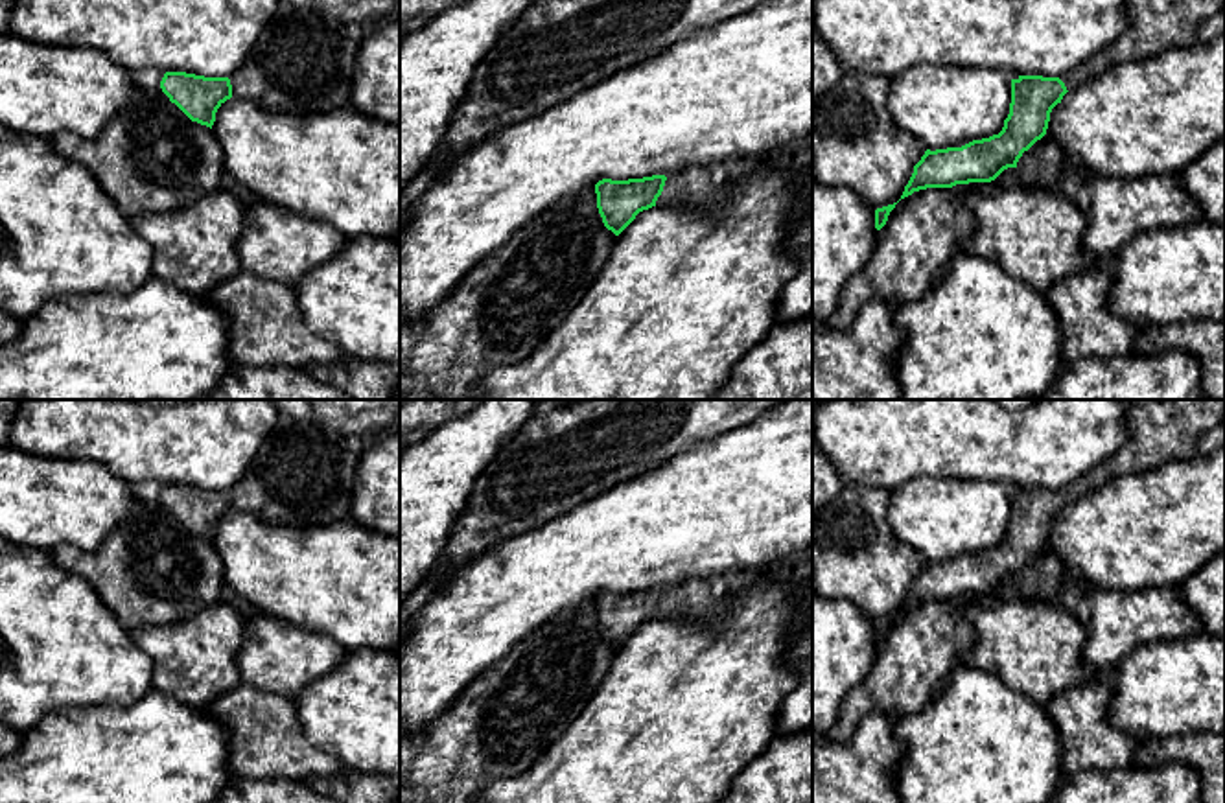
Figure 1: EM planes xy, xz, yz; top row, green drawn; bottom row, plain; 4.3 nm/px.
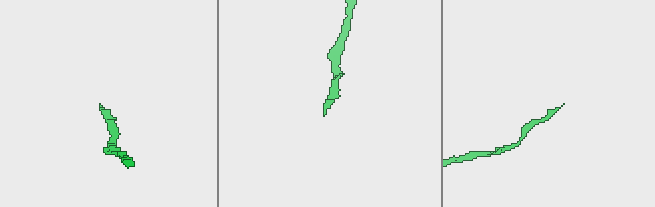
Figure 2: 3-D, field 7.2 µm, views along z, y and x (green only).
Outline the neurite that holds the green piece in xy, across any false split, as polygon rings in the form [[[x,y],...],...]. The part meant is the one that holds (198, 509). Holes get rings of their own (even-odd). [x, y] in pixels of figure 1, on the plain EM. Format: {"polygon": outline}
{"polygon": [[[284,418],[230,490],[166,484],[160,501],[192,534],[212,541],[217,521],[230,510],[271,525],[319,527],[350,518],[352,481],[363,442],[326,427]]]}

